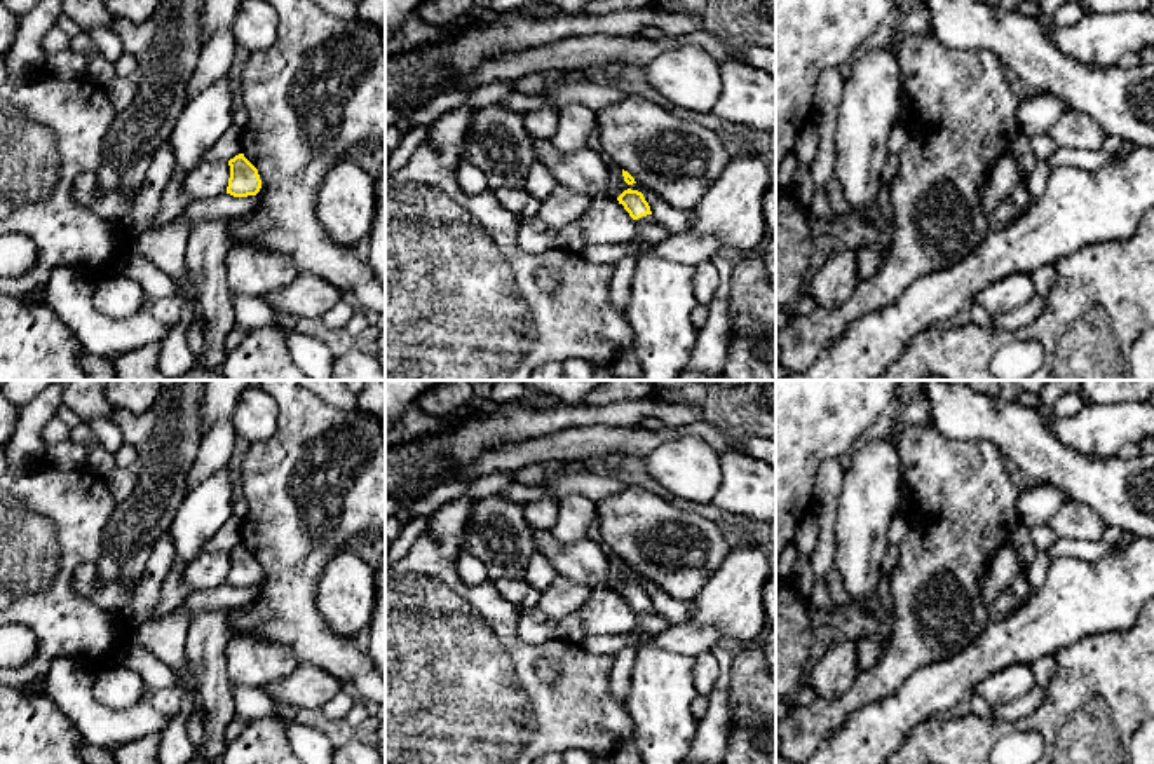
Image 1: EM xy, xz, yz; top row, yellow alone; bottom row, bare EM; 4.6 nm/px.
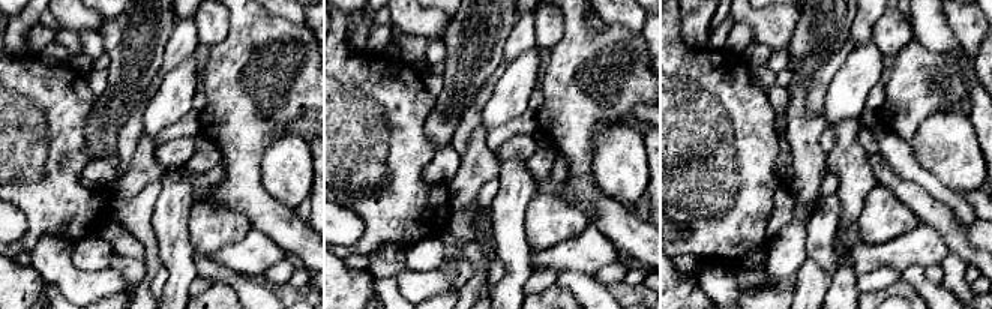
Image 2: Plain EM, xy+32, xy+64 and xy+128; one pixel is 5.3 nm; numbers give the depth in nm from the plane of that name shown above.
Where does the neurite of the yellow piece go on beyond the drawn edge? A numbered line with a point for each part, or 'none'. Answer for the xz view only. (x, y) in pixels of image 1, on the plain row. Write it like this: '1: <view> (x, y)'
1: xz (649, 623)

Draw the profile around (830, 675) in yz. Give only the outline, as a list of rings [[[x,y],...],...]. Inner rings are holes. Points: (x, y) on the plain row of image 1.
[[[840,640],[811,663],[807,682],[819,698],[835,699],[851,689],[858,673],[856,642]]]

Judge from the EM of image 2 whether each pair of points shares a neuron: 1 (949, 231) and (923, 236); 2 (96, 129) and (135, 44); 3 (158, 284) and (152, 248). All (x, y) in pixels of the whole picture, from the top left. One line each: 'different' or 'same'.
1: different
2: same
3: different

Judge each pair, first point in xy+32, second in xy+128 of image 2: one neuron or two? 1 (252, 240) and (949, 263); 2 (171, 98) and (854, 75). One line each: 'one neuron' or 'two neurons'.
1: two neurons
2: one neuron

